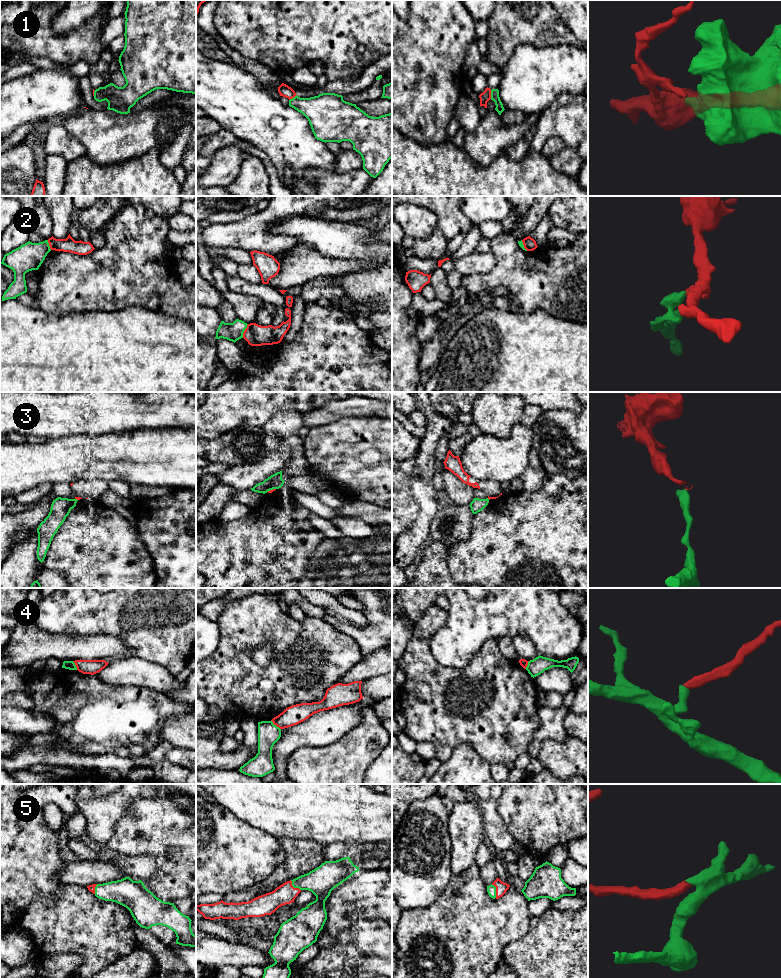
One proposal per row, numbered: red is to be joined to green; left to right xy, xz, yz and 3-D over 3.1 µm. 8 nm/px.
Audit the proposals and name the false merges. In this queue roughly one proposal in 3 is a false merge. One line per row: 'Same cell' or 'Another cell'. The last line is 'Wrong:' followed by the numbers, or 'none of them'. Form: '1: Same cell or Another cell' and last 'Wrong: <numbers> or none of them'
1: Another cell
2: Another cell
3: Another cell
4: Another cell
5: Same cell
Wrong: 1, 2, 3, 4

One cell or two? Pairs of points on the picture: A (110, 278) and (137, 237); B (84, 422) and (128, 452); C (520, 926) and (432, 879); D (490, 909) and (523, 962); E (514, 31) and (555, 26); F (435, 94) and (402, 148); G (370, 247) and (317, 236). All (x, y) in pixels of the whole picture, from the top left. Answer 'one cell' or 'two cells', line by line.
A: one cell
B: two cells
C: two cells
D: two cells
E: one cell
F: two cells
G: one cell

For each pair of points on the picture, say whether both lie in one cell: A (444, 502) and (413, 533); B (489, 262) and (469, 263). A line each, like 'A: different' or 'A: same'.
A: different
B: same

